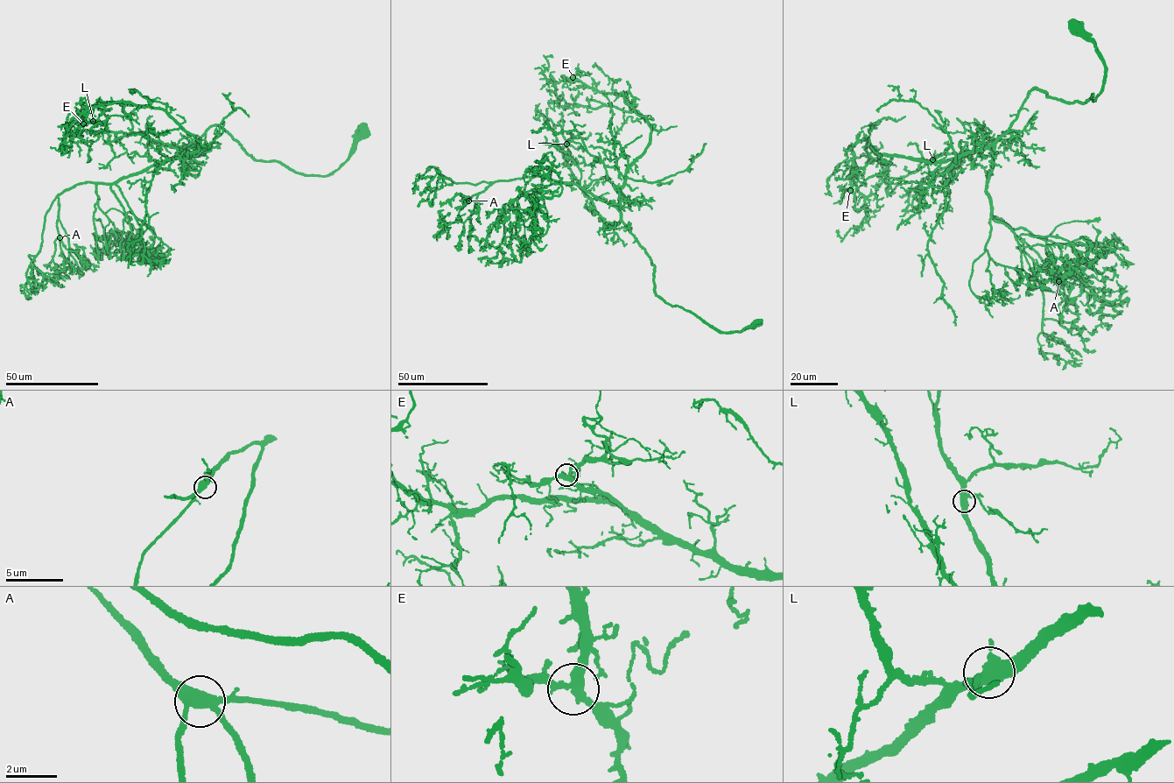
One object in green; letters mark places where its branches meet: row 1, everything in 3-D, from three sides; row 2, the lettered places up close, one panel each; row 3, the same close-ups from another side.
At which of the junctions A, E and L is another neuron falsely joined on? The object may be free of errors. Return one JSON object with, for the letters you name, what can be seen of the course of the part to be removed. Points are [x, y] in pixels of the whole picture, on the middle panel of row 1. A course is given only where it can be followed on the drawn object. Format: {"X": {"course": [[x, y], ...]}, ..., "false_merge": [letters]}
{"false_merge": []}

